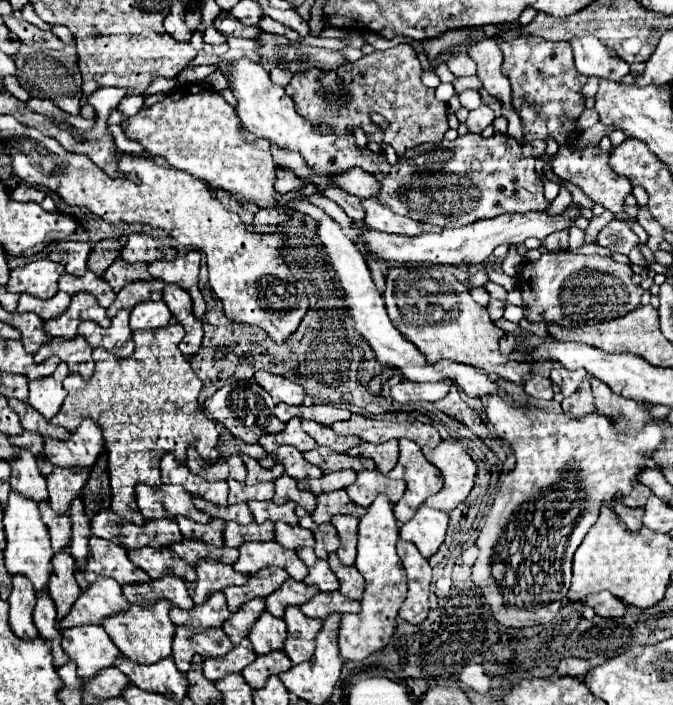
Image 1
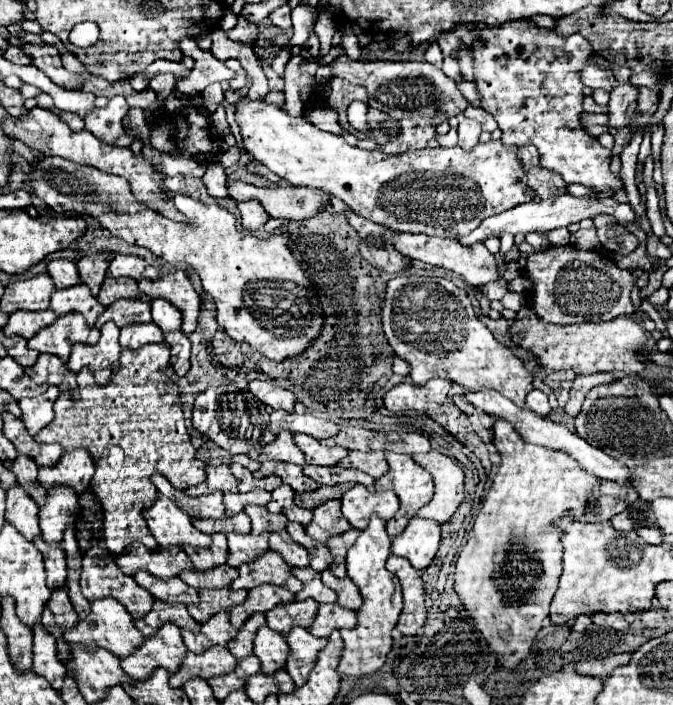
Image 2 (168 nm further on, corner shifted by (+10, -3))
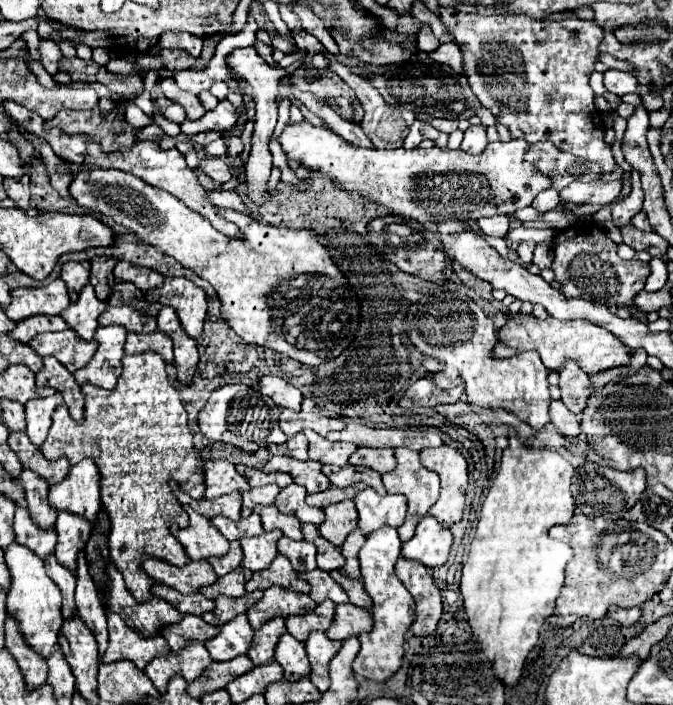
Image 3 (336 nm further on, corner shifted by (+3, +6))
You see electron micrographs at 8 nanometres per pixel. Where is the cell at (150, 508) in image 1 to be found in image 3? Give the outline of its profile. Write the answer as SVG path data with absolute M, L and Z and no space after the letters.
M184 506L190 516L190 524L186 528L170 528L170 532L180 540L190 560L204 560L210 556L226 554L228 540L210 524L208 518L196 514L190 506Z

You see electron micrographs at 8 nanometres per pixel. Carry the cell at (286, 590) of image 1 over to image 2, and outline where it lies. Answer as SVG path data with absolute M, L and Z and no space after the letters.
M313 599L295 601L289 605L279 605L279 607L265 613L267 625L281 635L287 635L295 625L309 629L313 625L315 615L317 615L317 607L319 607L319 603Z

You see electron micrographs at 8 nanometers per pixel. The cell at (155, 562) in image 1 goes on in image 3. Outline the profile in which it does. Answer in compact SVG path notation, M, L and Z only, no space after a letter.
M156 582L152 586L152 594L154 596L160 596L168 602L172 602L172 606L176 606L176 610L180 610L182 614L184 612L190 612L190 614L196 614L200 616L202 612L208 612L212 610L214 606L214 600L206 598L202 592L192 592L192 594L182 594L178 590L172 590L170 586L164 586L162 582Z

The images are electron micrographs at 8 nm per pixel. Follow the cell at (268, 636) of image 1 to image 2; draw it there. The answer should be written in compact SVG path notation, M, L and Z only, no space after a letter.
M267 625L261 627L255 637L255 655L261 659L261 671L265 675L285 669L285 659L289 655L285 635L271 631Z

